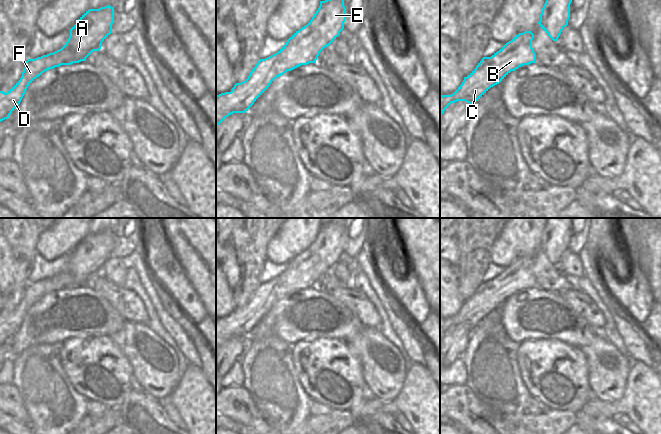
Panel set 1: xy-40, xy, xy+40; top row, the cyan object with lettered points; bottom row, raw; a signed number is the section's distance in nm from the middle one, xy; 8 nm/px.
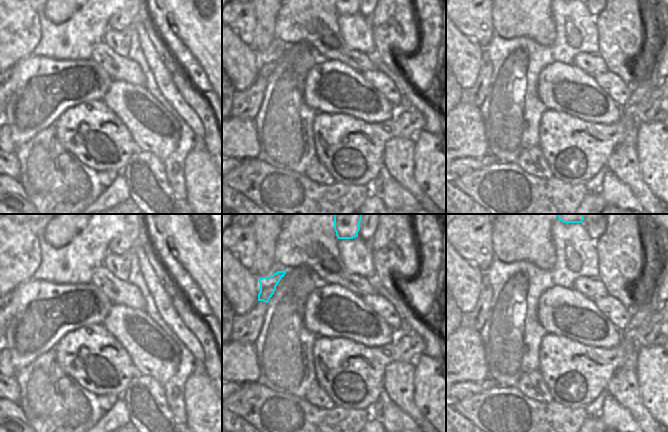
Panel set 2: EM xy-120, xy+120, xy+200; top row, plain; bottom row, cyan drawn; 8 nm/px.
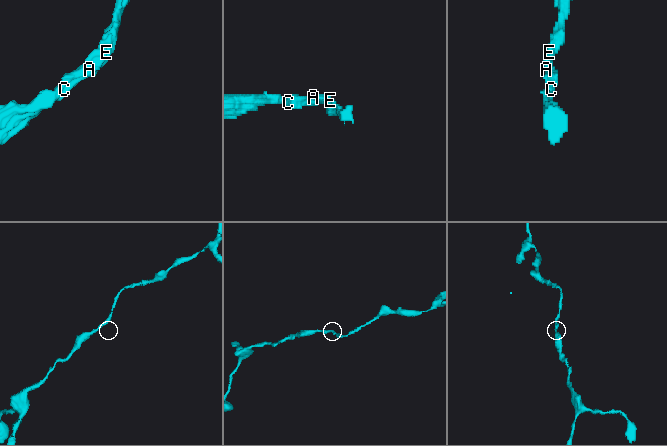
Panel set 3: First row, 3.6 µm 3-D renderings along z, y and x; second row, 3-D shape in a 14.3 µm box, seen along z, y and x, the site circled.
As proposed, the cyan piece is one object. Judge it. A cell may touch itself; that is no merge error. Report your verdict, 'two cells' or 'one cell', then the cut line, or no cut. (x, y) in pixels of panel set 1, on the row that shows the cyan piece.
one cell; no cut

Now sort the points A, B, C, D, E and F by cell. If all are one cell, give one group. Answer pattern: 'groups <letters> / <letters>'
groups A B C D E F

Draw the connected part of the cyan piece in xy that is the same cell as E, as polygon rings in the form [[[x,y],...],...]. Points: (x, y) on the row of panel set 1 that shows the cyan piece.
[[[344,0],[320,1],[310,22],[277,53],[260,59],[248,78],[236,83],[231,92],[216,95],[216,128],[229,115],[248,111],[277,77],[301,65],[316,63],[320,52],[340,35],[345,20]]]

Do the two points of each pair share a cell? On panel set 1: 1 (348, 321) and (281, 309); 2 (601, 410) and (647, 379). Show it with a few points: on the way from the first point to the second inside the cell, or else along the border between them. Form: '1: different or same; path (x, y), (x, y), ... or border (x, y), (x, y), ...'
1: same; path (331, 317), (298, 315)
2: same; path (613, 408), (620, 407), (636, 391)

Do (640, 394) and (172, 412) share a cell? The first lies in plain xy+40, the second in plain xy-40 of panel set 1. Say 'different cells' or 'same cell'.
different cells

